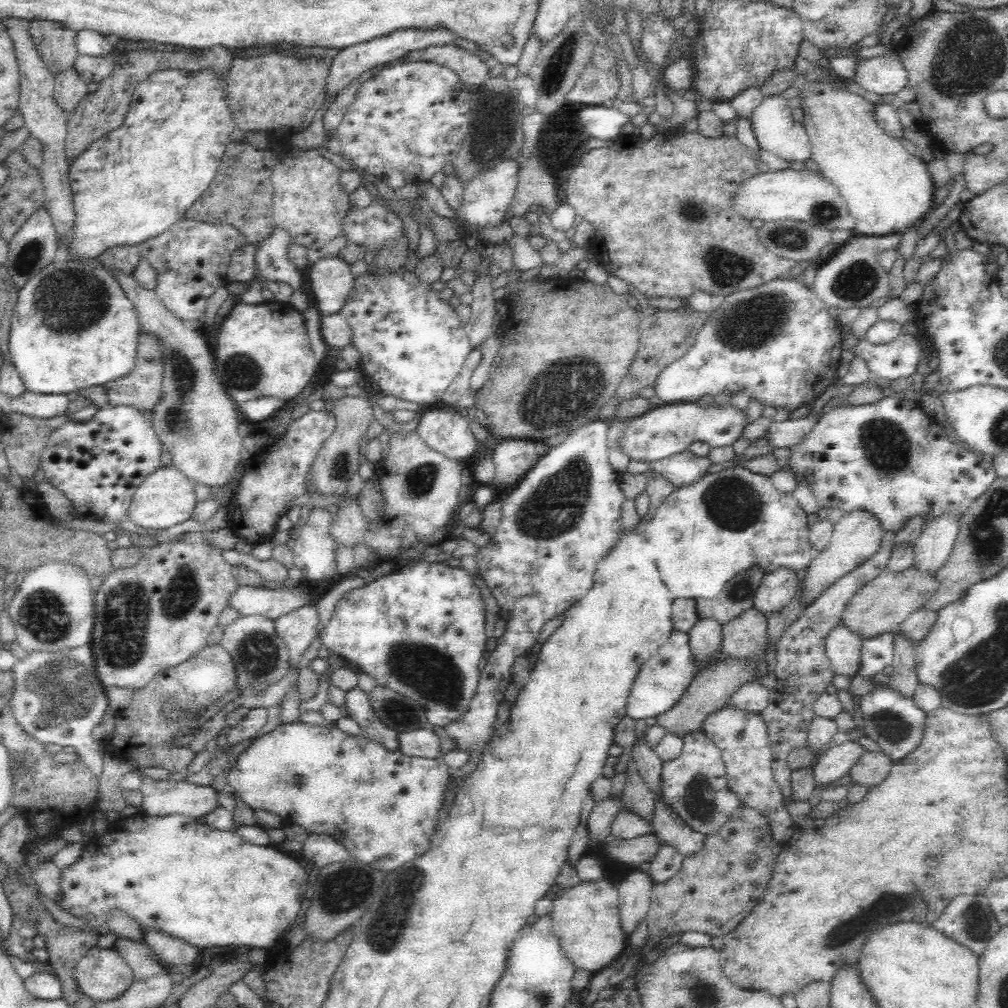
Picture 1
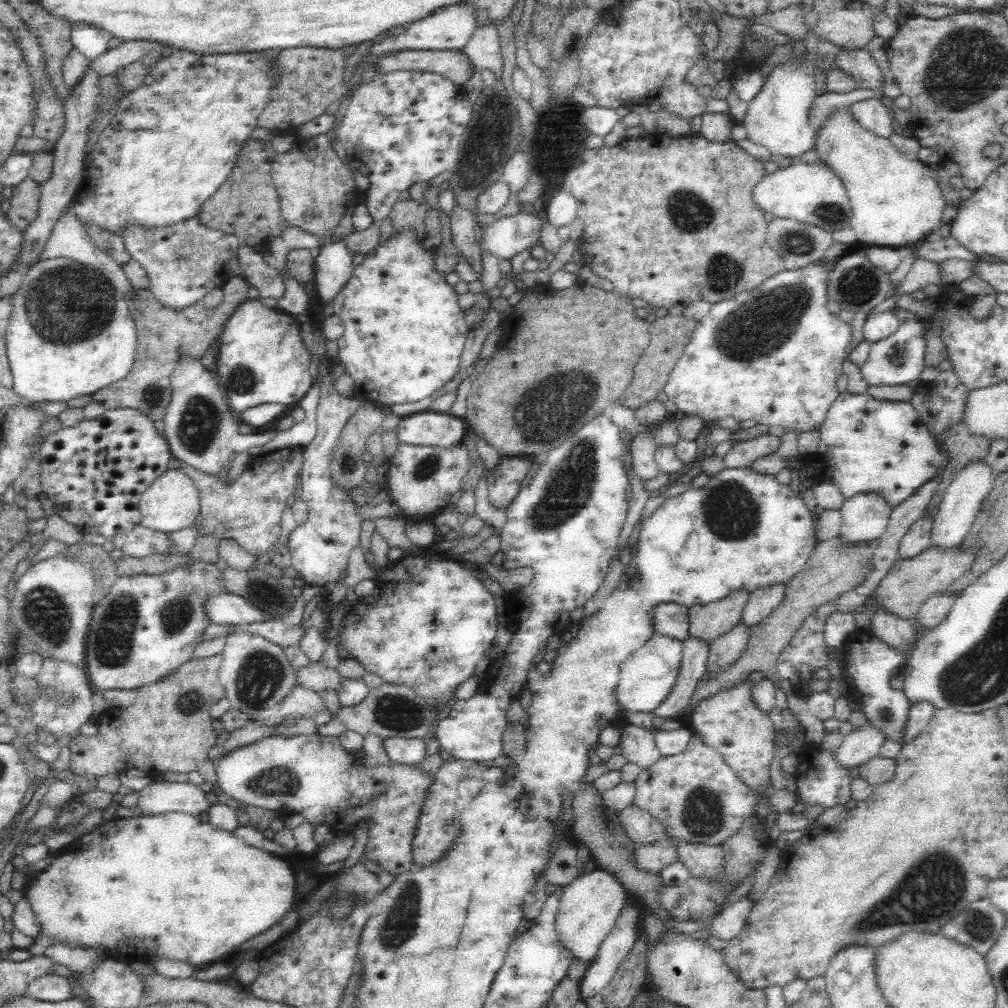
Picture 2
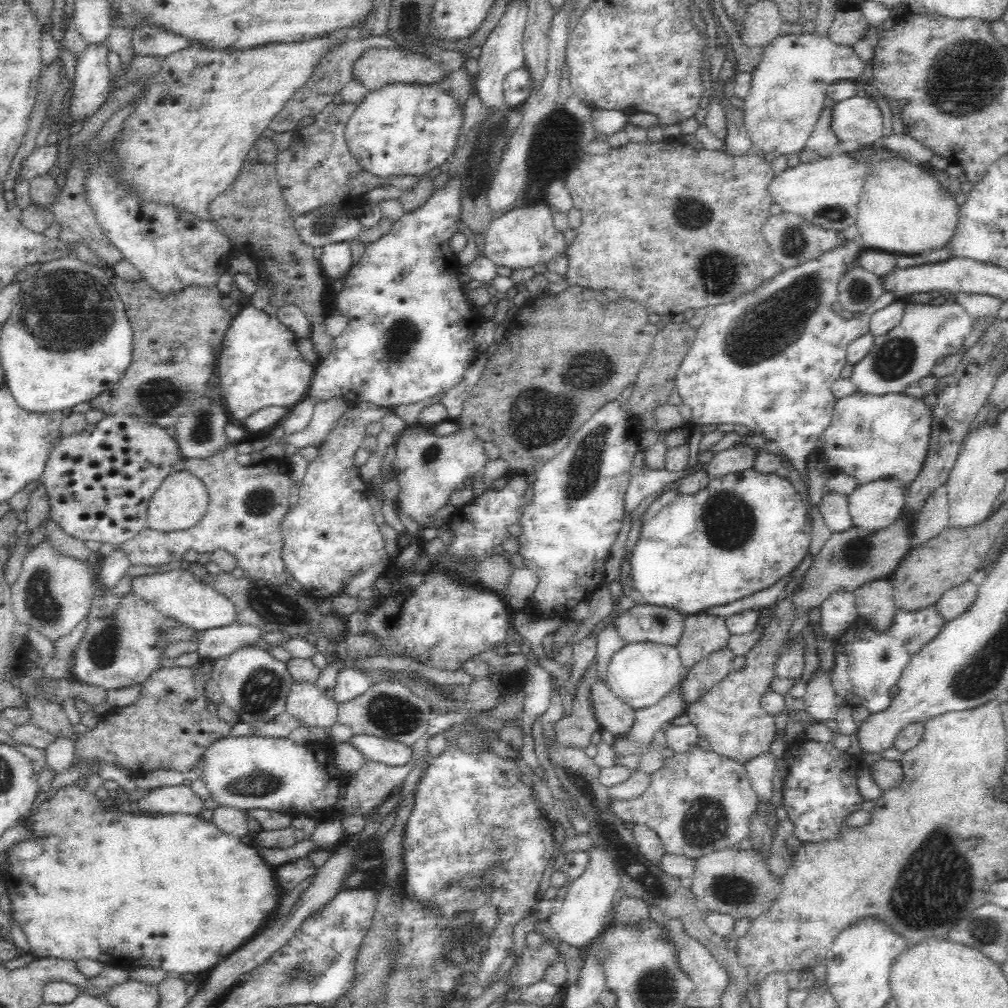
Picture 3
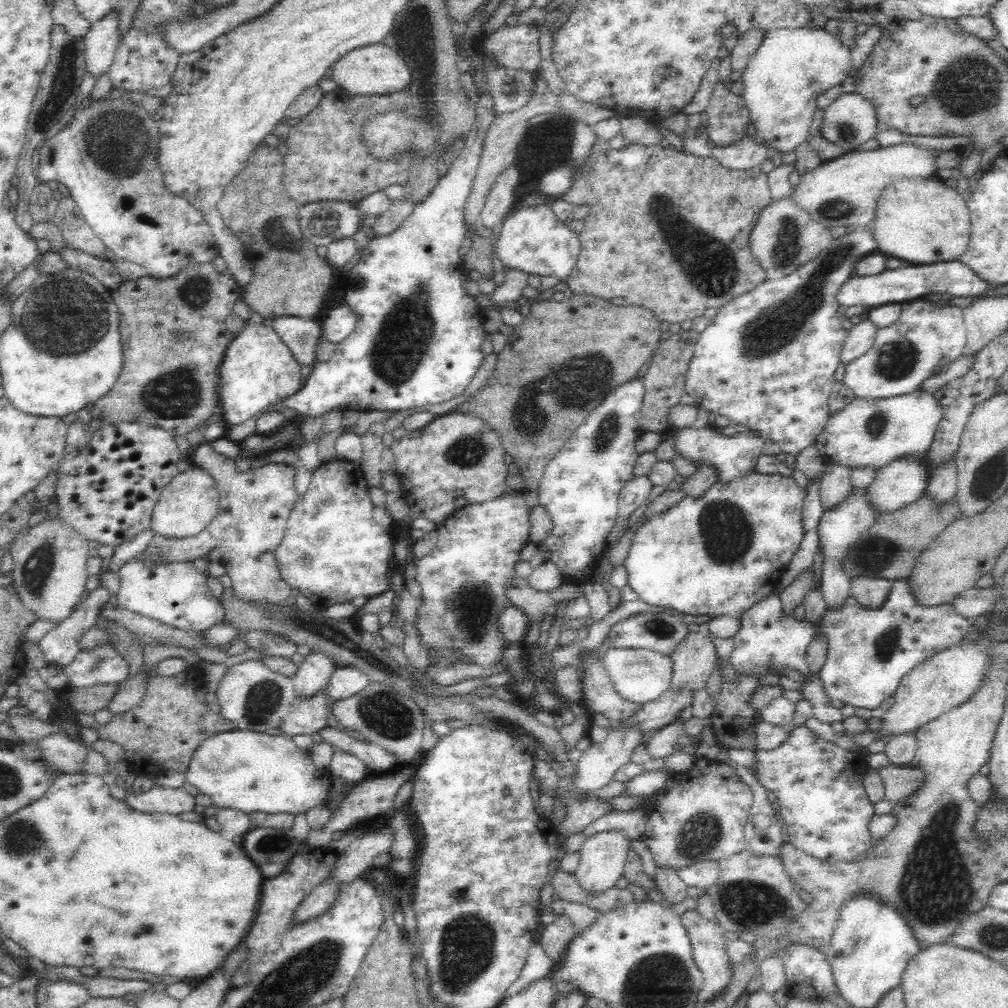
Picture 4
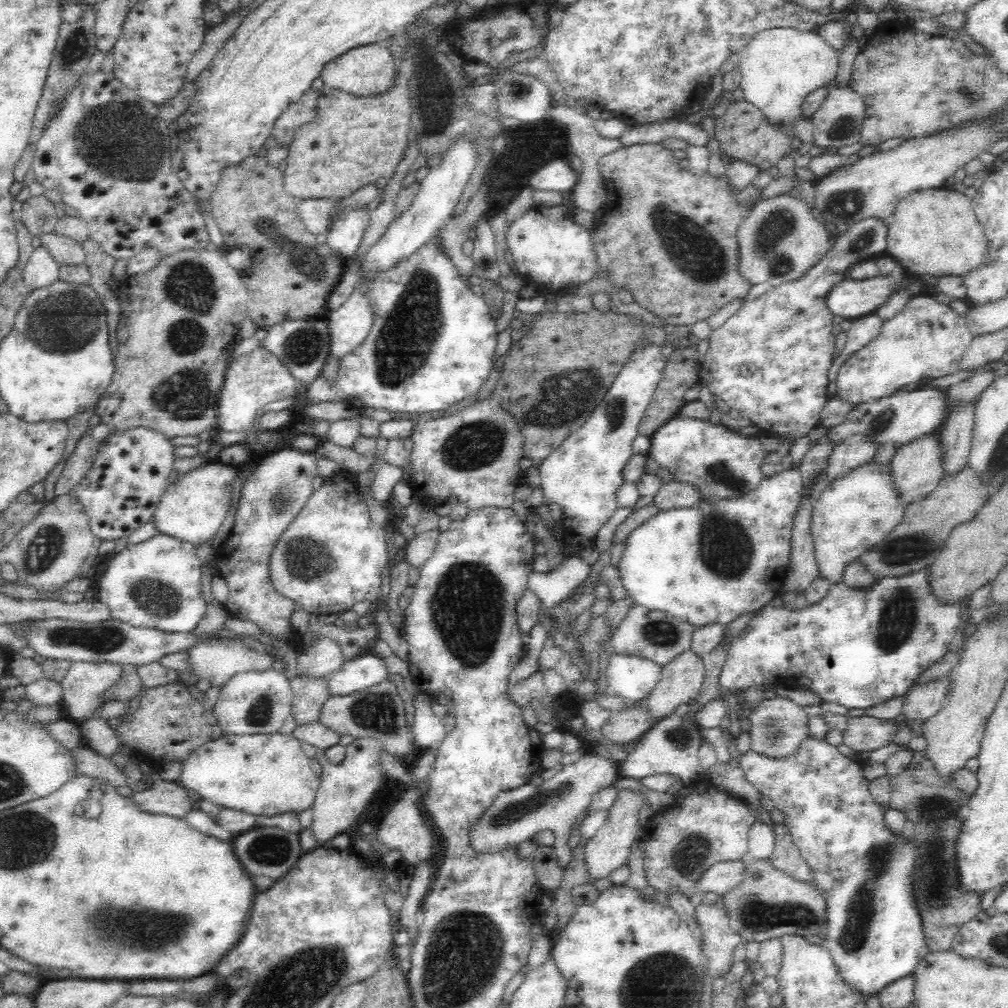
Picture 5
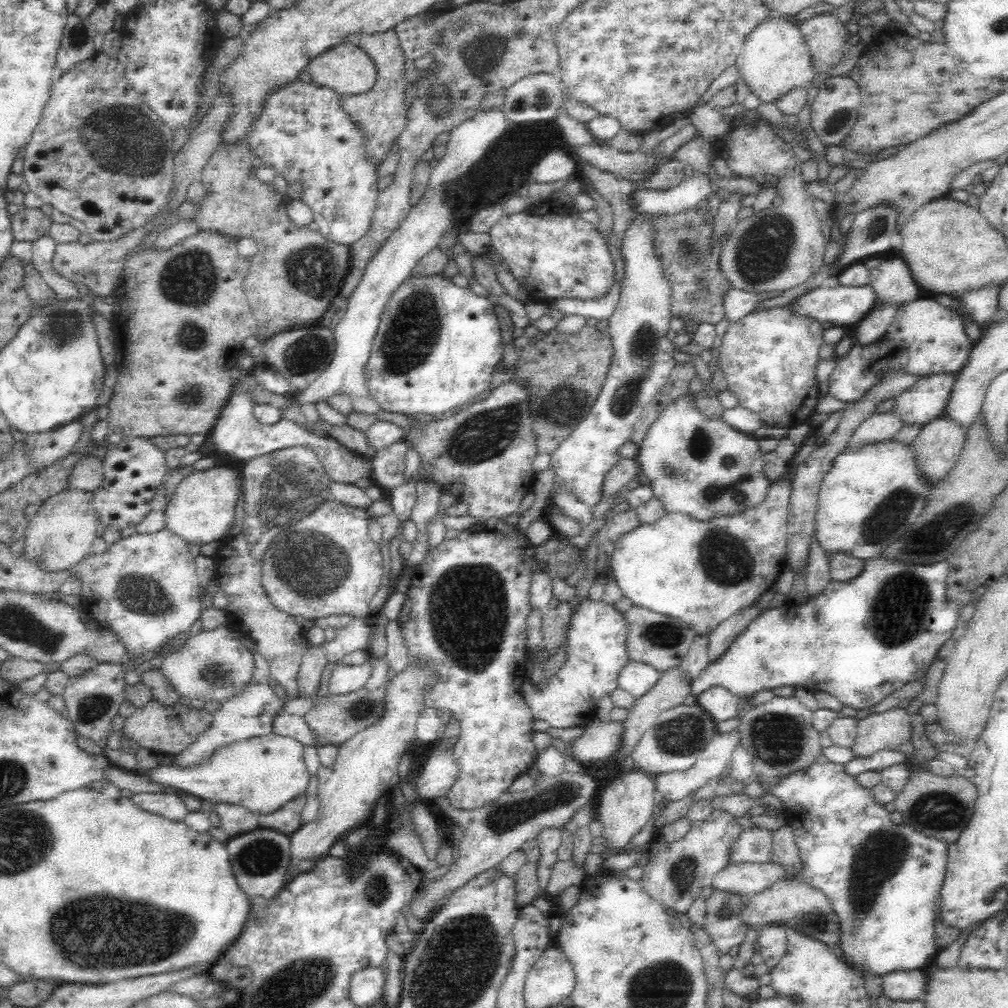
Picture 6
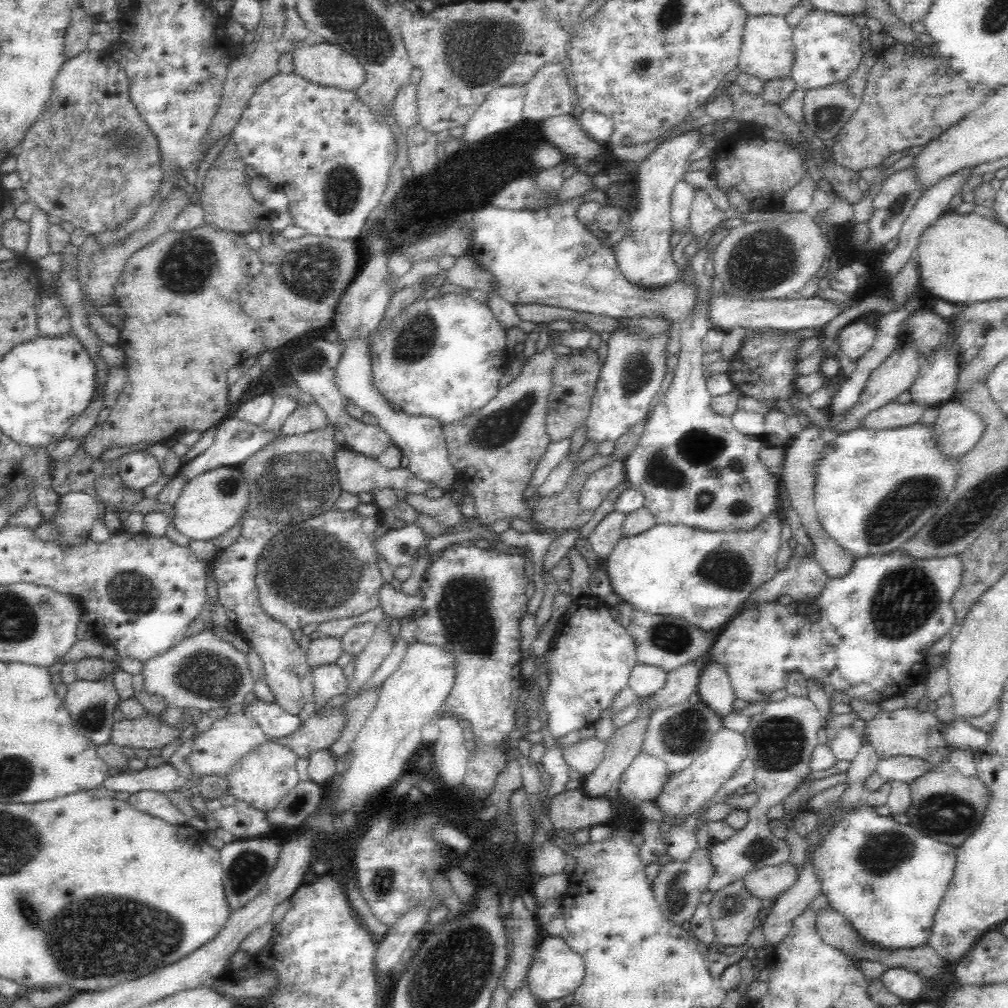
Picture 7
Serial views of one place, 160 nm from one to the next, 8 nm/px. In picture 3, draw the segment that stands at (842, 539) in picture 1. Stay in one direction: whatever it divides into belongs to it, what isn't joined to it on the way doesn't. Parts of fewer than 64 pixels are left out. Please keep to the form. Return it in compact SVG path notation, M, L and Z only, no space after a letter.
M894 479L858 485L848 496L852 527L864 532L879 532L901 519L906 488Z

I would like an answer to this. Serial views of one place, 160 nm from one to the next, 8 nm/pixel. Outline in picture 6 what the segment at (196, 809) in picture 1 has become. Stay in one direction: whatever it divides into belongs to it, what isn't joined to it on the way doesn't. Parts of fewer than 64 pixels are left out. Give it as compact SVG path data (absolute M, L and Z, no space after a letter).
M177 790L171 792L141 792L133 794L130 799L146 812L164 816L172 821L182 822L188 814L186 804L182 800L182 793Z

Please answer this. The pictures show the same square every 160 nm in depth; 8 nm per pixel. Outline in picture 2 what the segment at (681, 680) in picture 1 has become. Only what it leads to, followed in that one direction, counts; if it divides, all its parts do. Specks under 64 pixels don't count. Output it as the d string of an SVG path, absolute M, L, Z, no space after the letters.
M656 634L634 651L621 665L622 680L616 688L616 696L626 712L655 712L674 688L683 659L683 640Z

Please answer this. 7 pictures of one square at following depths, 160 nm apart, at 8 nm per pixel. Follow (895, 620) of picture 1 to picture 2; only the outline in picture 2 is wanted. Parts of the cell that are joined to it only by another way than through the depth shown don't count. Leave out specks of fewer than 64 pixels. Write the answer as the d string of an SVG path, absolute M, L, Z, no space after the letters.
M959 546L946 552L928 548L913 559L900 559L882 577L878 586L870 592L865 603L853 612L856 628L872 628L876 612L894 614L898 618L910 619L930 597L942 593L971 565L973 554L959 550Z

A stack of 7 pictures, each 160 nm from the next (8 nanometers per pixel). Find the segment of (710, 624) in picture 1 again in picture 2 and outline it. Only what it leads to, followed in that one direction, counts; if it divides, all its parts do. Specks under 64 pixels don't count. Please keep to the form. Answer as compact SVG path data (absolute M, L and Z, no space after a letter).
M686 637L683 640L683 659L678 678L670 694L651 715L676 718L688 704L698 679L706 673L706 662L711 642L704 637Z

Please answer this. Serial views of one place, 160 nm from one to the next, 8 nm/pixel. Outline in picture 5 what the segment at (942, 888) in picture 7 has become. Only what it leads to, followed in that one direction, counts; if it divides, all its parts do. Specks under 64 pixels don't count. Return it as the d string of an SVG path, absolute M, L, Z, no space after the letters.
M808 736L790 756L771 758L750 750L740 754L738 762L746 779L781 811L782 823L808 862L818 888L828 895L825 941L821 945L831 954L842 980L865 1000L880 994L888 984L911 975L929 951L910 889L915 852L906 835L898 838L884 826L885 810L872 799L858 756L845 756L825 740Z

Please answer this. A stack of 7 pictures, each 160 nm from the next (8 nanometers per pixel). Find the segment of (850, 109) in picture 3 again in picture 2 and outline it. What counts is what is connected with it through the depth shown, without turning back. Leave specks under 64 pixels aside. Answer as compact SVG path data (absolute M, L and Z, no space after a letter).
M879 98L859 100L850 105L850 108L853 109L860 124L873 133L877 133L878 136L888 137L895 134L894 126L892 126L892 115L890 115L892 110L888 109Z

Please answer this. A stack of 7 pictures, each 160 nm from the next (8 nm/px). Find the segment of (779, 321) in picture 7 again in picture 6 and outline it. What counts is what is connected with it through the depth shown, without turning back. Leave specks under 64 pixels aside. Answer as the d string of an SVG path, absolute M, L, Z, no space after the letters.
M870 283L856 286L838 284L838 286L832 286L832 288L819 287L815 290L810 290L808 293L800 296L798 300L794 300L792 304L801 316L808 314L822 323L830 322L834 326L842 328L855 325L862 318L865 318L874 308L874 304L878 302L878 298Z

